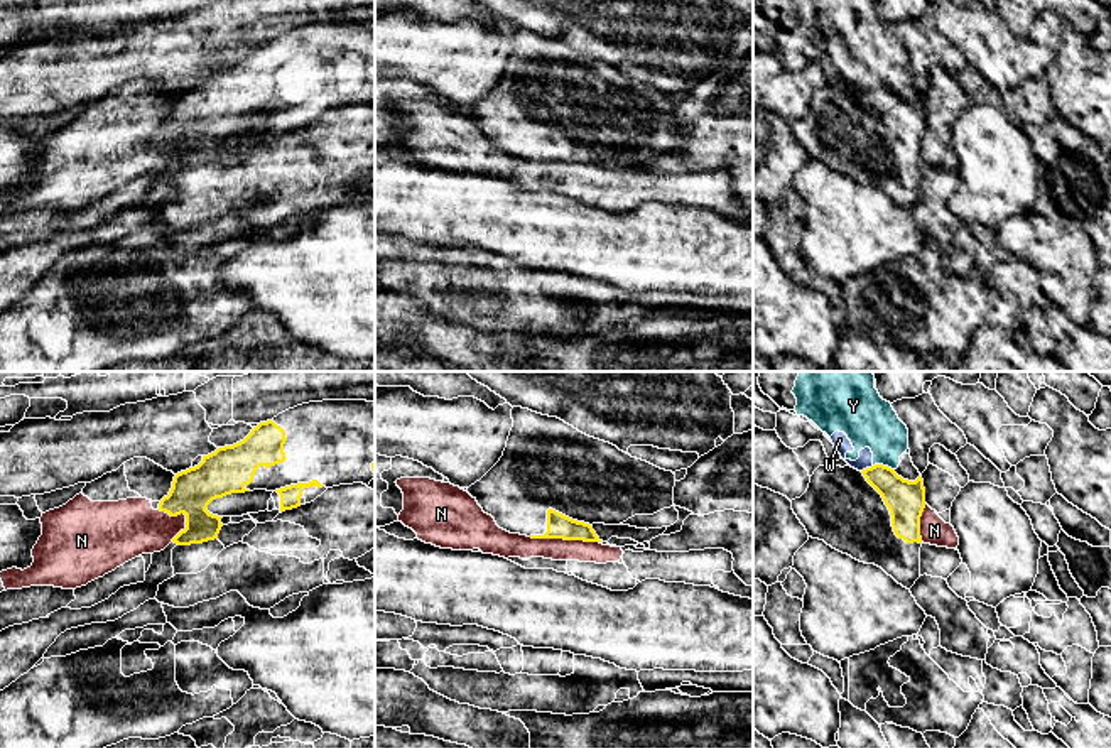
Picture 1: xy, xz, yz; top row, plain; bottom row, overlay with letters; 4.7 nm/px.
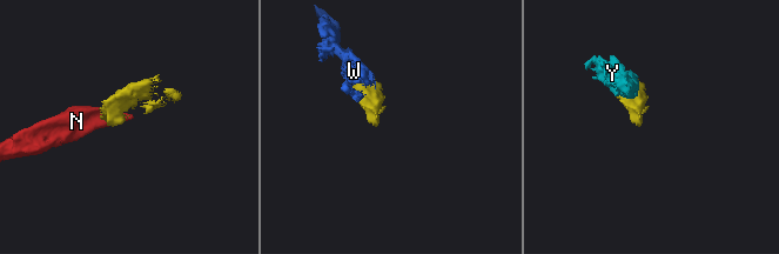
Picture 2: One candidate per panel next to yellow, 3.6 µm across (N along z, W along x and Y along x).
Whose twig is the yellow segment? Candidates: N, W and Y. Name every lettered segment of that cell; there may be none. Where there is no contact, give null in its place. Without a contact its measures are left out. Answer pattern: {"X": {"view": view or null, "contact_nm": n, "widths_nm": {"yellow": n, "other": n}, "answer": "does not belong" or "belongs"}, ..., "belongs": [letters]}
{"N": {"view": "xz", "contact_nm": 320, "widths_nm": {"yellow": 120, "other": 110}, "answer": "does not belong"}, "W": {"view": "yz", "contact_nm": 70, "widths_nm": {"yellow": 190, "other": 80}, "answer": "does not belong"}, "Y": {"view": "yz", "contact_nm": 110, "widths_nm": {"yellow": 190, "other": 260}, "answer": "does not belong"}, "belongs": []}

